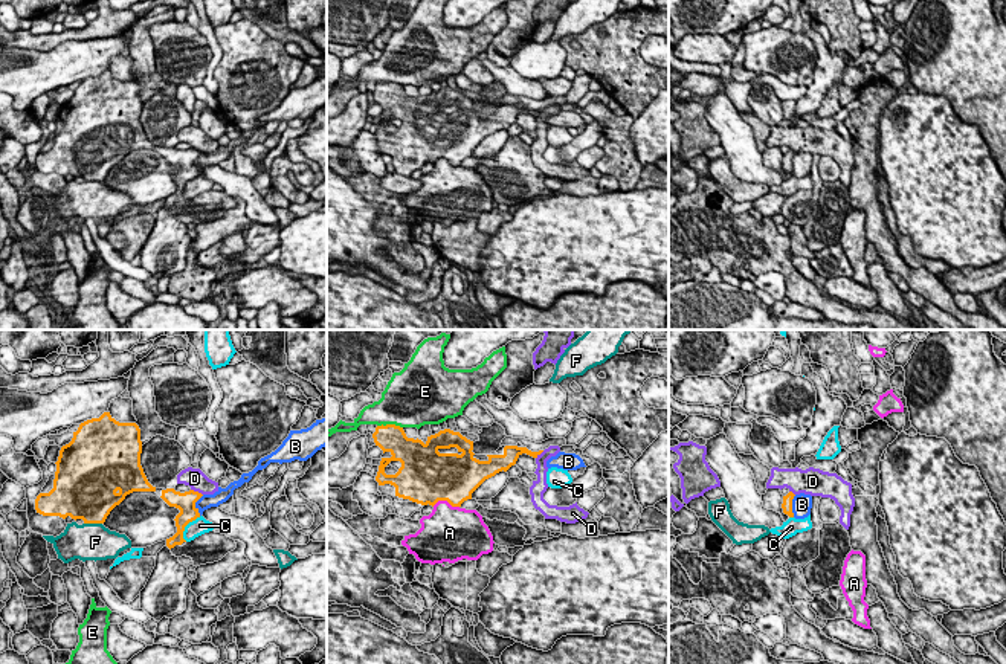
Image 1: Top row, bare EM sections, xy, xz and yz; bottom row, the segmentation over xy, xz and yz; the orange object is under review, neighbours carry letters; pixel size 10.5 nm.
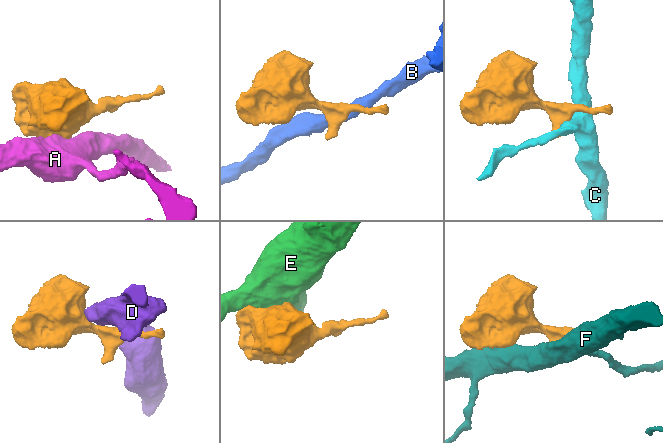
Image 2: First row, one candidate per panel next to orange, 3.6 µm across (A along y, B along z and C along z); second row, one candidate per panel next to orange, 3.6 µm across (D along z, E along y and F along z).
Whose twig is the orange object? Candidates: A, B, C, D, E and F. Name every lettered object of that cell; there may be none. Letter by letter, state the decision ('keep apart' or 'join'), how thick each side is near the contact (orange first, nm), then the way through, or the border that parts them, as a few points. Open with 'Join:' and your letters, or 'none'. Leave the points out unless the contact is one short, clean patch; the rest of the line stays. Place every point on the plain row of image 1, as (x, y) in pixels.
Join: none
A: keep apart | 500/380 nm | along xz (432, 164), (438, 159), (448, 159), (458, 165)
B: keep apart | 200/160 nm
C: keep apart | 200/180 nm | along xy (200, 174), (185, 185), (185, 199)
D: keep apart | 200/200 nm | along xy (191, 147), (202, 153)
E: keep apart | 280/440 nm | along xz (377, 83), (399, 83), (402, 86)
F: keep apart | 460/380 nm | along xy (84, 180), (101, 182)

